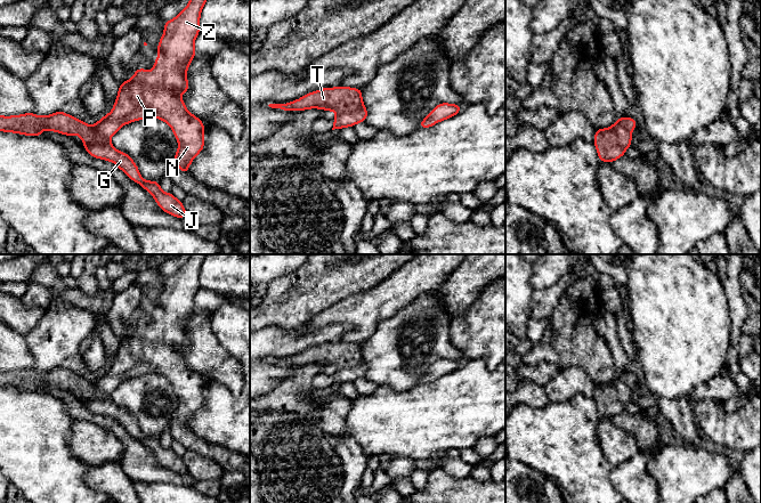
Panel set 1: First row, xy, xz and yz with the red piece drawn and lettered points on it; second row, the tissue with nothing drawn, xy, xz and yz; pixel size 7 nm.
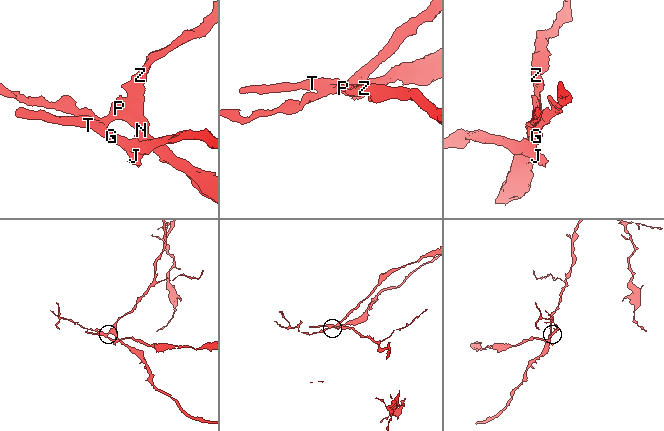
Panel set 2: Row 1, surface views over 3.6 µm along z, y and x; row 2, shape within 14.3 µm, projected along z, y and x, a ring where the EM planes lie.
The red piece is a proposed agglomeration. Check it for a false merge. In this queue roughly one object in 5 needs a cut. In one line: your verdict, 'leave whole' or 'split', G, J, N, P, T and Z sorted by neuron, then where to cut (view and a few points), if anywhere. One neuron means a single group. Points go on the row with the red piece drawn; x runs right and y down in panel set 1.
split; G J T / N P Z; cut in xz along (364, 106), (338, 114)

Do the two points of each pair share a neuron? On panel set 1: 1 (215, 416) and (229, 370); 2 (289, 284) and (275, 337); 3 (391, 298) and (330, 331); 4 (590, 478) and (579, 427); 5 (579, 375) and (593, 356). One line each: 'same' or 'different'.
1: different
2: different
3: different
4: same
5: different

